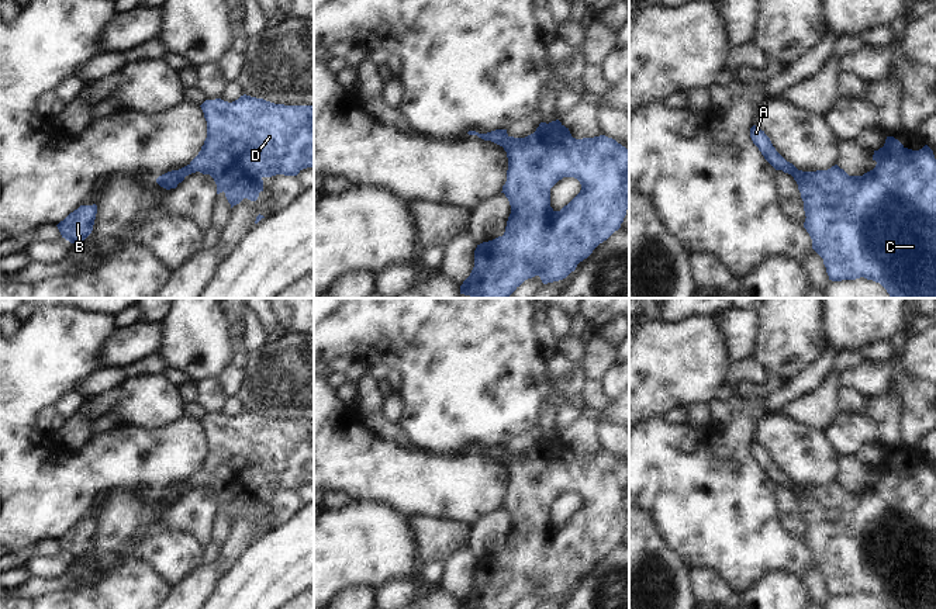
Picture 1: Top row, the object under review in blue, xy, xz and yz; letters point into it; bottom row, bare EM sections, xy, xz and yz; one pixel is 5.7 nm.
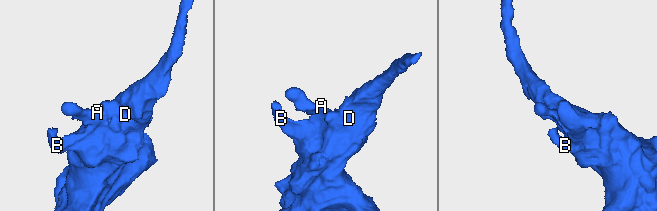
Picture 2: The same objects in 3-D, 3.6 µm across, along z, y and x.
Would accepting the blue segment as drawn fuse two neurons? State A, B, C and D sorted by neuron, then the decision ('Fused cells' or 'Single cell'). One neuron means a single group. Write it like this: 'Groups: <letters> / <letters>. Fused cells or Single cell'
Groups: A B C D. Single cell.

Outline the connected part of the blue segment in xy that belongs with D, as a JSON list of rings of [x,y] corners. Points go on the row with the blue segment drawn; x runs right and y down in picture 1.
[[[244,94],[232,103],[205,100],[200,107],[207,121],[204,145],[187,166],[159,176],[156,183],[160,187],[176,188],[196,172],[210,174],[217,184],[217,194],[224,191],[232,208],[244,198],[256,201],[263,191],[263,177],[297,176],[314,166],[314,105],[274,104]]]

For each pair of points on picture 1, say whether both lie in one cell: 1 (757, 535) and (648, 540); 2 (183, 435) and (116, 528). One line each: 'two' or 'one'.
1: two
2: two

